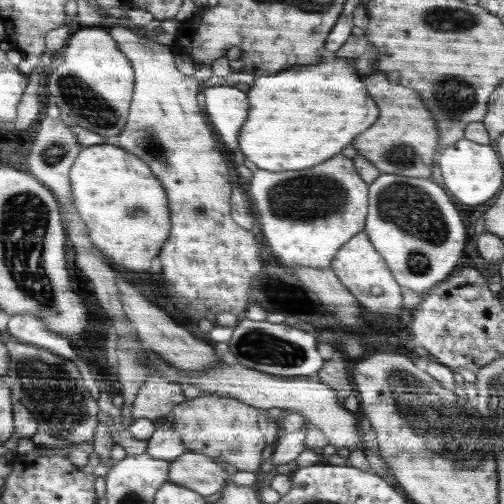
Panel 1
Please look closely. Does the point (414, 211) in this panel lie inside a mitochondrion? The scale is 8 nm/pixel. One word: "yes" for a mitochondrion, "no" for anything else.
yes

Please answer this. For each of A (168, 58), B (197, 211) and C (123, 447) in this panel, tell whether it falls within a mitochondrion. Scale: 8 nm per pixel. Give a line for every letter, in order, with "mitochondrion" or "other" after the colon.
A: other
B: mitochondrion
C: other

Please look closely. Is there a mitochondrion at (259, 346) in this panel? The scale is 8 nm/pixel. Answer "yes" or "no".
yes

